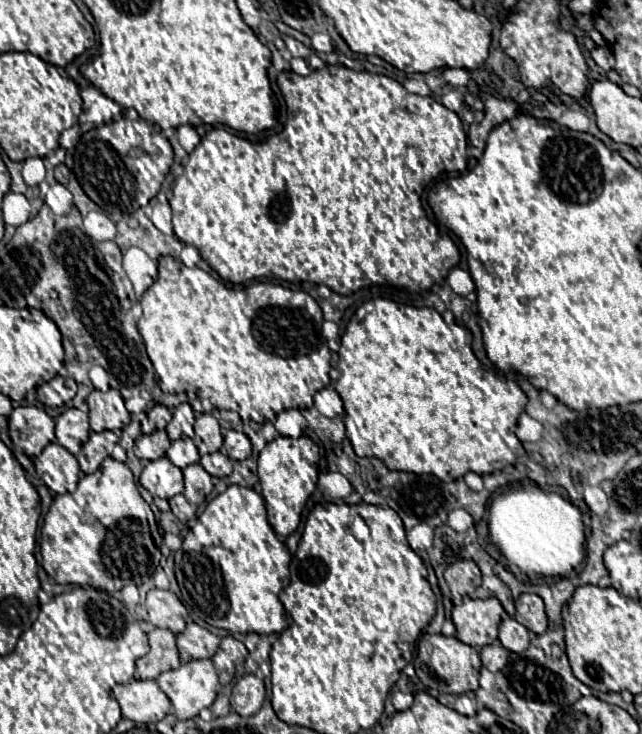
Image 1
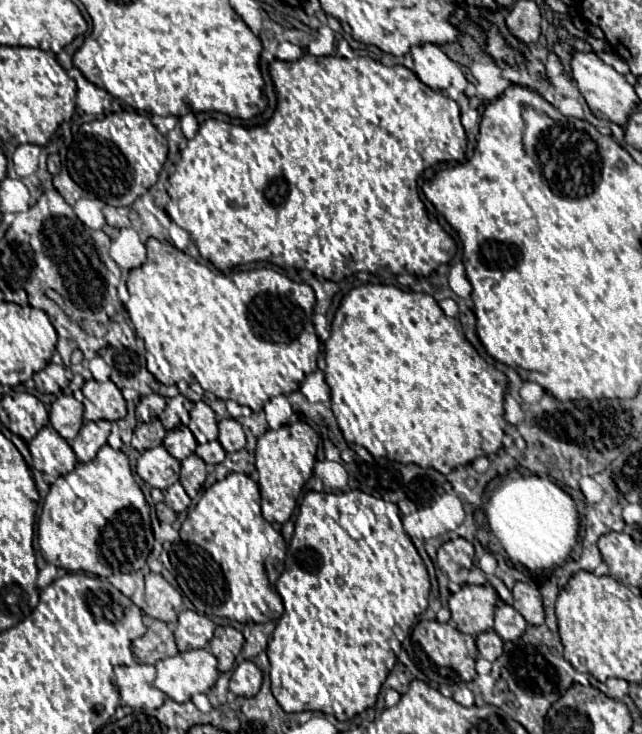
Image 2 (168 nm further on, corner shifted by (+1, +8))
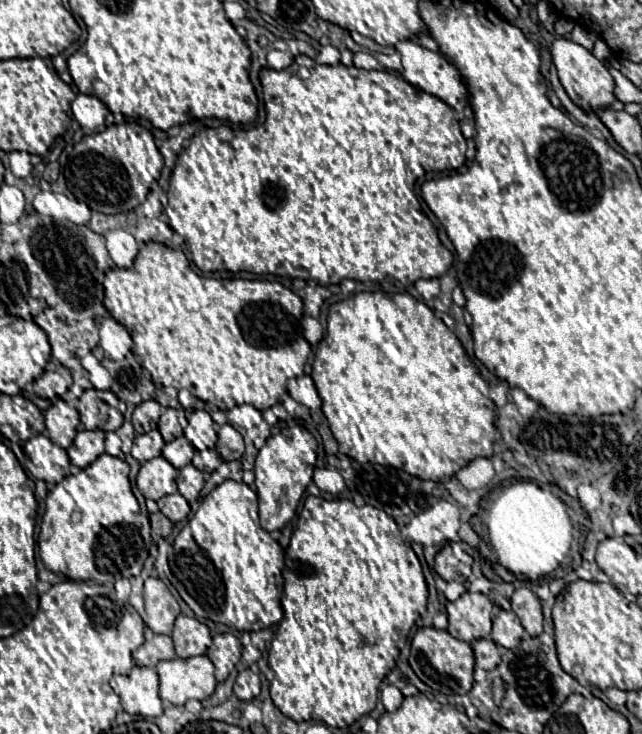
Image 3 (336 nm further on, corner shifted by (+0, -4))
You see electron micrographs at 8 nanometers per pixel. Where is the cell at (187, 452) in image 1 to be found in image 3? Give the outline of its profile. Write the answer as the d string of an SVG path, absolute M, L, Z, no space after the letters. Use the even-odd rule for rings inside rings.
M181 436L173 442L167 442L165 448L163 448L163 458L167 462L171 462L175 468L183 468L183 466L191 464L193 454L195 454L195 450L193 450L191 442L185 436Z

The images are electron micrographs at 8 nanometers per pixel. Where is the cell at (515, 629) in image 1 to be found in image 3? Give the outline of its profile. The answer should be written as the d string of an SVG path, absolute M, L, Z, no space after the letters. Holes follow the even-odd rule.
M497 612L493 618L493 630L491 630L491 638L495 644L503 646L503 648L517 648L521 644L525 630L519 622L519 618L513 612Z

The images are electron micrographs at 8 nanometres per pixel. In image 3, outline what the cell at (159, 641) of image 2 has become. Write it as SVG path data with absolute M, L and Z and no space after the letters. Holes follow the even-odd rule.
M155 634L151 640L147 640L143 646L139 646L133 652L135 664L149 666L149 668L155 668L159 662L173 660L173 658L175 658L173 642L169 636L163 636L163 634Z

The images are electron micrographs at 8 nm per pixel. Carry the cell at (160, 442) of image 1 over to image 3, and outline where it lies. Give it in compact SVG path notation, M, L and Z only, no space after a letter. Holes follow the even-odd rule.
M151 430L147 434L139 434L135 436L134 445L131 455L140 463L161 456L165 442L161 438L161 434L157 430Z

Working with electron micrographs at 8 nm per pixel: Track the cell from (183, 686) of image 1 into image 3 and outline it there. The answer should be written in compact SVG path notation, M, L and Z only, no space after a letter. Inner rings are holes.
M207 656L175 658L157 664L159 696L173 706L183 706L187 700L205 700L215 692L215 666Z

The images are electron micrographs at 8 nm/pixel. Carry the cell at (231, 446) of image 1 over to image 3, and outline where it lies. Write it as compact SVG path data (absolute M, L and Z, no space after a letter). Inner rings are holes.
M225 424L219 428L217 432L219 436L219 442L217 442L217 452L219 456L229 462L229 460L239 460L245 452L245 444L243 444L243 436L231 426L231 424Z

